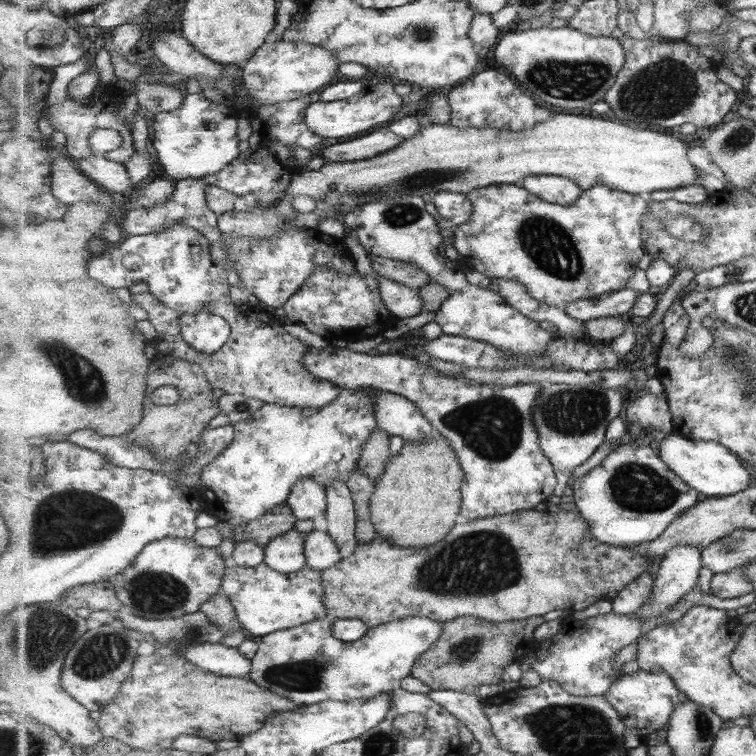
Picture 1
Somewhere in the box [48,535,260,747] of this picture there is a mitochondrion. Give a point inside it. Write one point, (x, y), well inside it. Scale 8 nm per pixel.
(104, 654)

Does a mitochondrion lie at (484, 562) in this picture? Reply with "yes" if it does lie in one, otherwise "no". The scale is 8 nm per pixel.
yes

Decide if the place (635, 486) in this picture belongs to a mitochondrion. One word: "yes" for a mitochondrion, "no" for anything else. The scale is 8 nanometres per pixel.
yes

